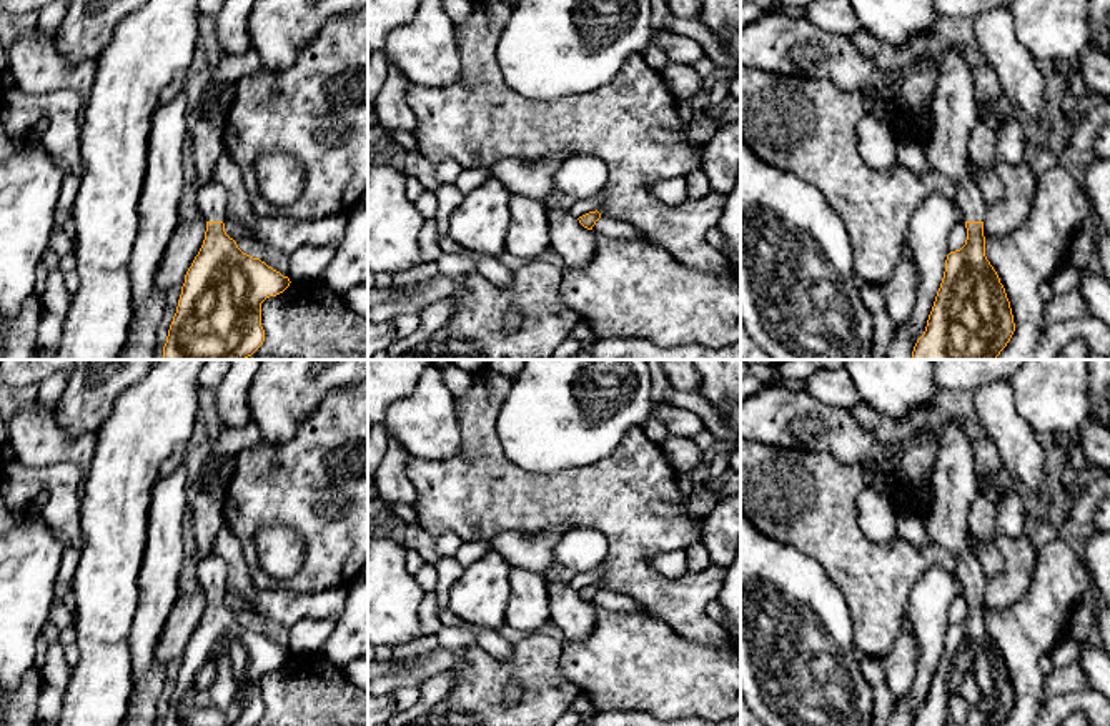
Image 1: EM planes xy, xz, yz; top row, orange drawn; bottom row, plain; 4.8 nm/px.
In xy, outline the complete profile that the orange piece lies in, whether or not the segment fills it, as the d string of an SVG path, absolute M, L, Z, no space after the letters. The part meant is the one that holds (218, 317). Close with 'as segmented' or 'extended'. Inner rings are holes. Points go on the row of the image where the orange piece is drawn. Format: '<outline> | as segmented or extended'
M215 178L200 185L196 206L206 221L203 245L185 275L163 360L246 360L265 341L261 303L283 293L290 278L243 253L225 231L228 191Z | extended

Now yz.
M944 48L939 82L932 102L934 128L925 147L930 170L950 178L955 185L955 206L967 228L960 250L950 251L924 335L917 340L910 360L995 360L1010 341L1015 323L1005 288L985 256L984 216L985 200L969 172L969 138L979 122L979 103L964 52Z | extended

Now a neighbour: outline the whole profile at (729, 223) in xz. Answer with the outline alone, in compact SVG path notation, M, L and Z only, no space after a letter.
M741 168L737 182L726 198L717 228L726 240L726 246L721 251L729 261L729 270L741 271Z

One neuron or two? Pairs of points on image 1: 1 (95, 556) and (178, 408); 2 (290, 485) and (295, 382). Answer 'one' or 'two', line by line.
1: one
2: two

